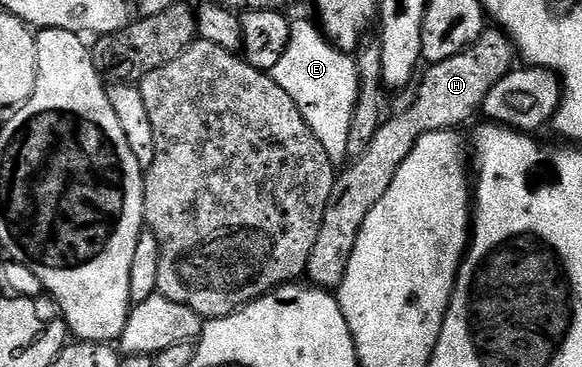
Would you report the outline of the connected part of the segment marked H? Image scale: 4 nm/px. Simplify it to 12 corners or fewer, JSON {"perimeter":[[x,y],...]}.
{"perimeter":[[499,27],[423,70],[337,176],[306,277],[340,286],[422,135],[459,130],[518,54]]}

